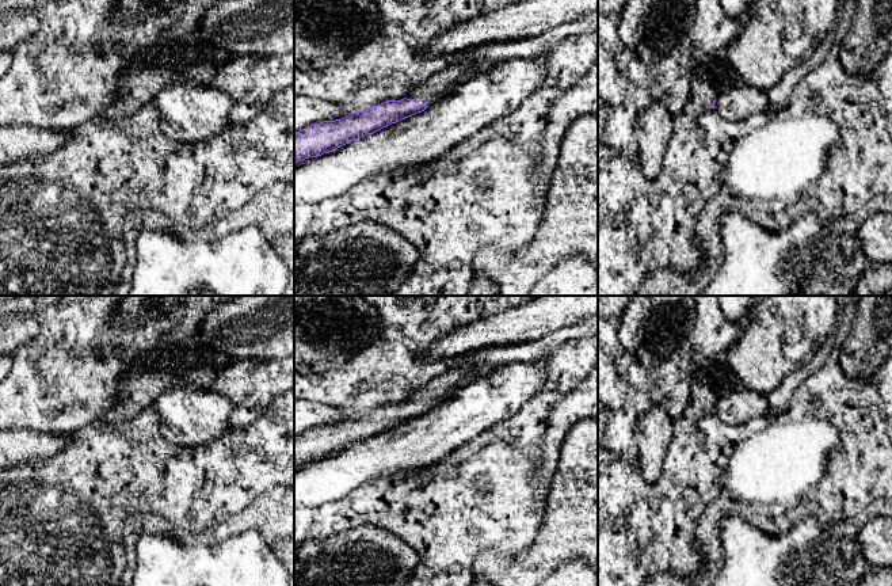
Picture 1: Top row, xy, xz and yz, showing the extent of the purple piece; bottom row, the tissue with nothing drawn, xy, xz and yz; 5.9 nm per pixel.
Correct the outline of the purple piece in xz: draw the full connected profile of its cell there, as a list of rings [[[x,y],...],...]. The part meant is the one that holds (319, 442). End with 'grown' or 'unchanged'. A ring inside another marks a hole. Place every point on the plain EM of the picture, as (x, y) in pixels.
[[[454,366],[430,380],[401,404],[388,404],[350,416],[342,423],[324,425],[294,437],[294,467],[332,456],[352,444],[373,438],[392,427],[424,415],[447,402],[447,396],[469,380],[476,378],[469,366]]]; grown

